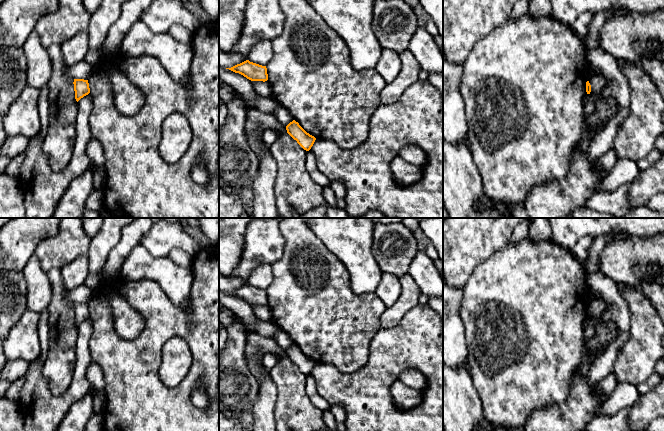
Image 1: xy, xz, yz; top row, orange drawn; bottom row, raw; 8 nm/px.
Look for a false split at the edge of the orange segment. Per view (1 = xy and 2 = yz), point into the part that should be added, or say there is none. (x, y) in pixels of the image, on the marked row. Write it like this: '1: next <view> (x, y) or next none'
1: next none
2: next none

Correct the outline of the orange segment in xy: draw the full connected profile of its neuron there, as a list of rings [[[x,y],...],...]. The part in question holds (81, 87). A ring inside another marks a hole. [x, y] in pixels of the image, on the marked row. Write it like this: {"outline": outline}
{"outline": [[[74,79],[75,99],[78,102],[81,98],[90,93],[88,80]]]}

